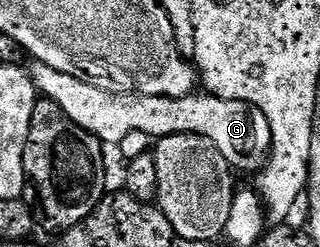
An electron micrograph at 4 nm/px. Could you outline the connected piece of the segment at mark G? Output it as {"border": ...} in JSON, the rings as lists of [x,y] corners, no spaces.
{"border":[[[33,61],[30,66],[27,72],[32,77],[38,94],[59,103],[69,118],[98,137],[106,146],[120,146],[121,141],[131,135],[131,131],[143,131],[143,135],[151,139],[190,133],[211,139],[211,143],[223,151],[223,159],[227,159],[232,169],[240,172],[242,169],[252,175],[259,174],[265,168],[273,151],[267,115],[263,115],[263,111],[254,105],[212,95],[152,97],[138,93],[112,93],[91,87],[91,83],[75,79],[75,75],[63,75],[63,71],[55,71],[55,67],[47,67],[47,63],[42,61]]]}

